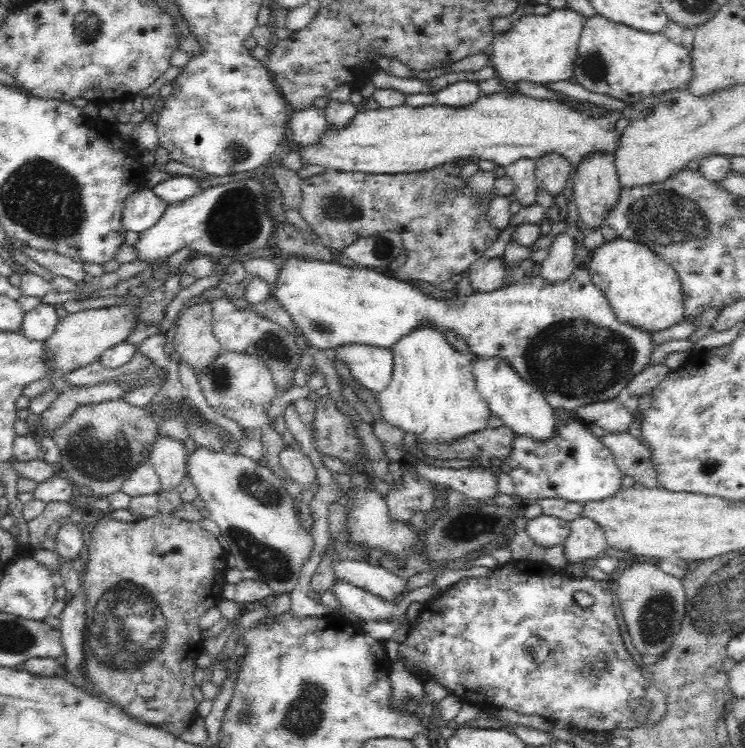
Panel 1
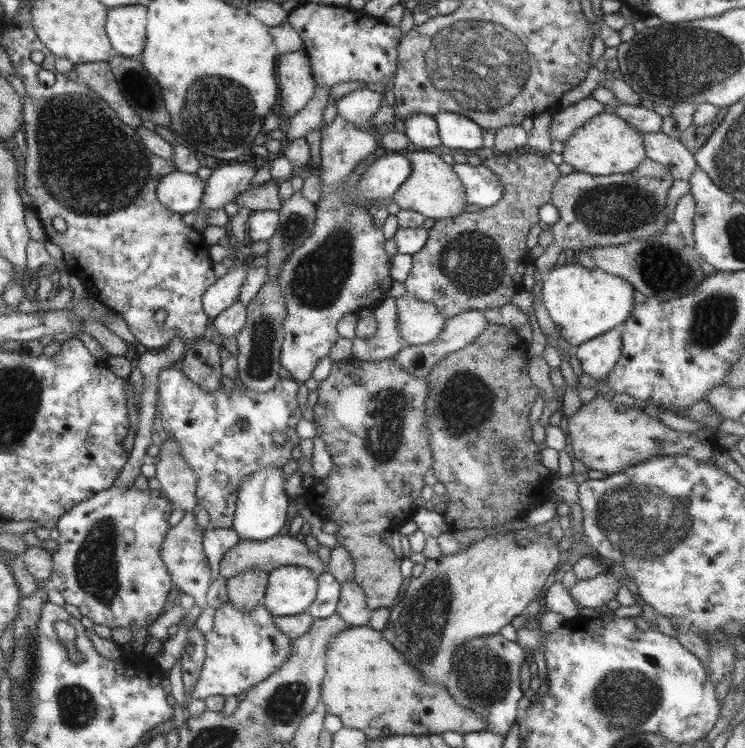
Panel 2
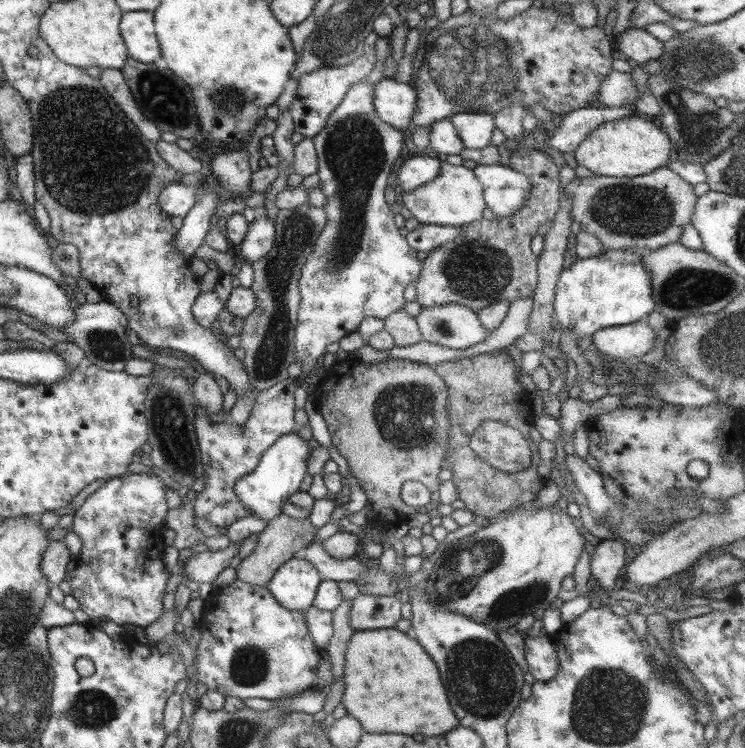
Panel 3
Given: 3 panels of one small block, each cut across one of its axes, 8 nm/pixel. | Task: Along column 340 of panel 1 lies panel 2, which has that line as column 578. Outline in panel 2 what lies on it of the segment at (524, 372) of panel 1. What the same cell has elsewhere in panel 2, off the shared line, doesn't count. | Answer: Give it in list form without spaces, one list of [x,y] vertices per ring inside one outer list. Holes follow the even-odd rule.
[[[564,264],[555,266],[543,278],[540,300],[561,338],[571,346],[577,346],[621,326],[633,308],[633,291],[628,282],[599,268],[587,270],[578,264]]]

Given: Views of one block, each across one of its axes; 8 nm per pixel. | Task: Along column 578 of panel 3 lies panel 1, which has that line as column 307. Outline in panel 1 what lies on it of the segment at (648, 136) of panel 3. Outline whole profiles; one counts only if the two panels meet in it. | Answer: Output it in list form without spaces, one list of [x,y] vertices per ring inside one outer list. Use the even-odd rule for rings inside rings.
[[[502,92],[501,94],[484,95],[476,102],[465,107],[447,107],[438,102],[429,106],[411,107],[409,105],[395,106],[394,108],[364,109],[356,112],[344,128],[334,130],[326,126],[322,138],[308,144],[296,144],[299,158],[303,163],[316,164],[324,170],[366,173],[366,174],[400,174],[404,172],[420,172],[430,170],[440,164],[450,164],[452,160],[494,160],[500,166],[510,166],[518,158],[540,158],[548,152],[561,154],[568,162],[578,164],[584,154],[592,150],[607,150],[614,153],[618,146],[619,137],[614,132],[615,122],[620,118],[620,112],[609,111],[607,117],[590,119],[580,115],[566,103],[550,100],[536,100],[517,92]]]

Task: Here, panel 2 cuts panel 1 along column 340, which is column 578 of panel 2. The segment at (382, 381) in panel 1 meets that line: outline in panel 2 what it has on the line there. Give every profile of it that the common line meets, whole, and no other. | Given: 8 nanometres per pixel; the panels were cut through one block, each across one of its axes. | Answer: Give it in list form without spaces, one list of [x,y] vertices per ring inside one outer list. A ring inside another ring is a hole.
[[[618,326],[577,345],[575,358],[579,360],[583,373],[596,381],[605,380],[615,361],[620,357],[621,333],[621,326]]]

